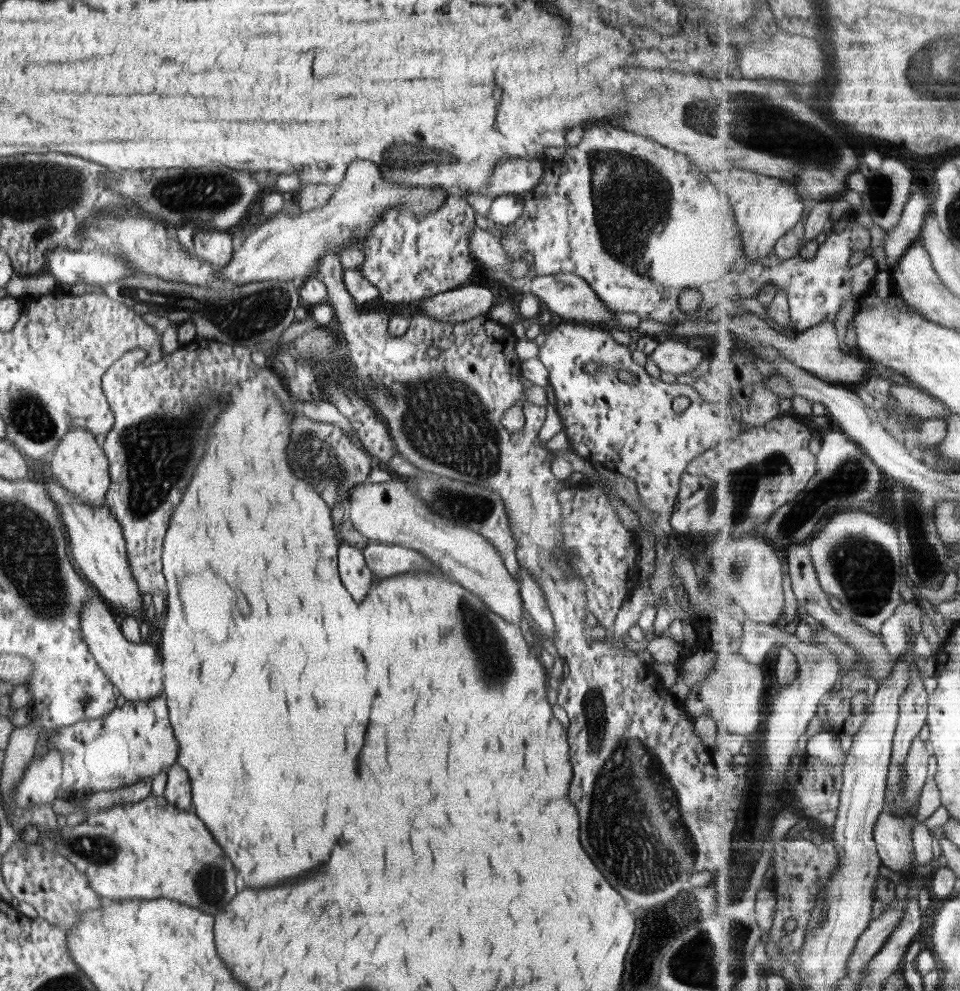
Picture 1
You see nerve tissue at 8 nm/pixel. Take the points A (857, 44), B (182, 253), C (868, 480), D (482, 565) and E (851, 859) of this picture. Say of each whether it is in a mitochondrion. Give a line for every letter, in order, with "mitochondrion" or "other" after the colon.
A: other
B: other
C: other
D: other
E: other

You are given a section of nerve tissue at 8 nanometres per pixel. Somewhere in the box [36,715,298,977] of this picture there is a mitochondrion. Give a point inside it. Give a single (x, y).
(102, 851)

